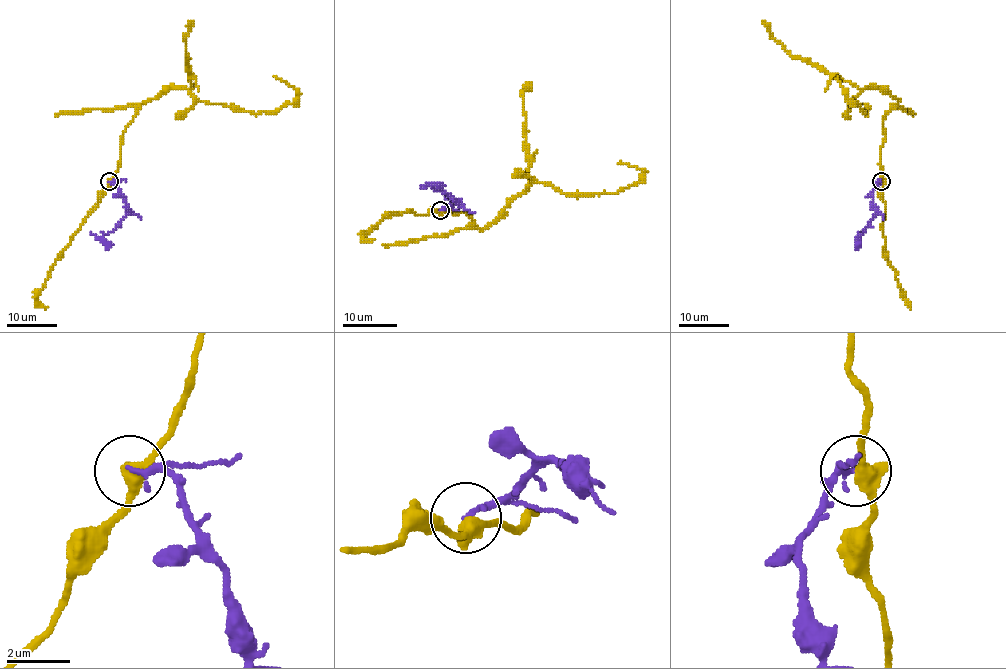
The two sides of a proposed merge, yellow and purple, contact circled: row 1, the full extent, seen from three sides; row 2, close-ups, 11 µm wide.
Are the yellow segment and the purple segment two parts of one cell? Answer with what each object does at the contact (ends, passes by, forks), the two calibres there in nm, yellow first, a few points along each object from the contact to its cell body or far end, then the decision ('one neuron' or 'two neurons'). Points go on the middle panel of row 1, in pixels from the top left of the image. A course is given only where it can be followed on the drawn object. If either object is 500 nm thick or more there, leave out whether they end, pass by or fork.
yellow passes by; purple ends; calibres 440 and 190 nm; course yellow (440, 210), (466, 213), (483, 229), (532, 183), (547, 183), (567, 194), (618, 193), (644, 174), (618, 164); course purple (440, 210), (453, 201), (460, 203), (433, 187), (440, 182); two neurons

